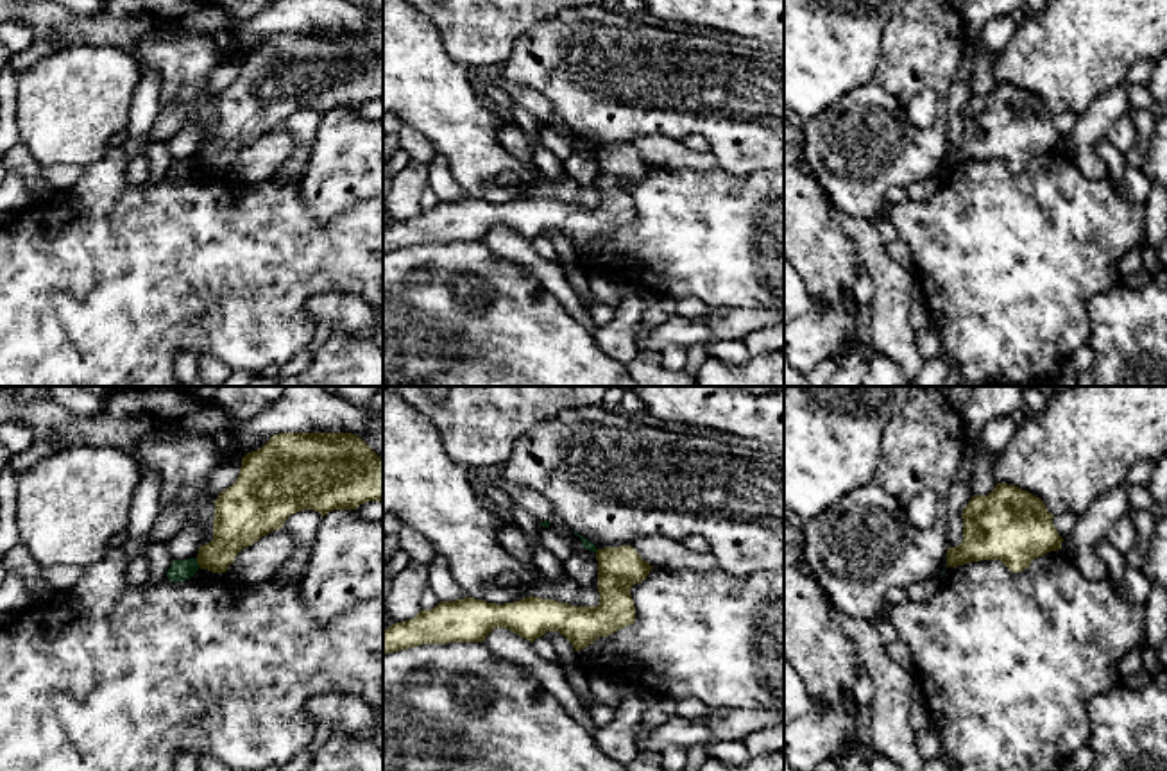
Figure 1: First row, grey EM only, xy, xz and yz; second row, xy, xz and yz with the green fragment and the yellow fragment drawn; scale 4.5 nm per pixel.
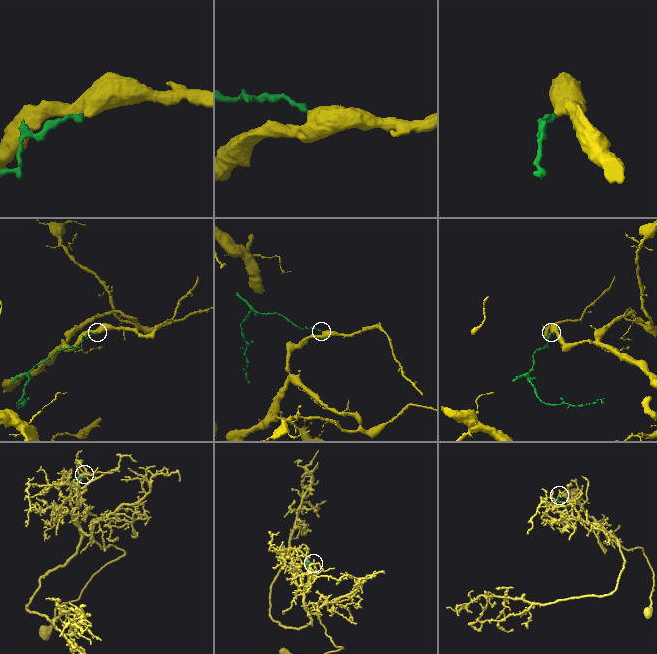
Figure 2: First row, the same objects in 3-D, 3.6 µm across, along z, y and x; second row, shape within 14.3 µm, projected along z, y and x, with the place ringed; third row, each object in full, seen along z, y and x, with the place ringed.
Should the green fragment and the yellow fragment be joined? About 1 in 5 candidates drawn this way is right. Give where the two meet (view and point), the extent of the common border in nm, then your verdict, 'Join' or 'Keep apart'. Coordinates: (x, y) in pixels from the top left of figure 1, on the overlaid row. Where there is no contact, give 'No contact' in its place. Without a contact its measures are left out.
Touches green at xy (195, 562). Shared border 40 nm. Keep apart

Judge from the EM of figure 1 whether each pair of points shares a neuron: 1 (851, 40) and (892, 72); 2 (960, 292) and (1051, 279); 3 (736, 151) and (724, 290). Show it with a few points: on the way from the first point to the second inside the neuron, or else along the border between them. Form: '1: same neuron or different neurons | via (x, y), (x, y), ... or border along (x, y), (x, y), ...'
1: different neurons | border along (888, 20), (881, 38), (876, 72), (849, 92)
2: same neuron | via (983, 292), (997, 292), (1010, 279), (1028, 279)
3: different neurons | border along (718, 165), (740, 176), (765, 170)

